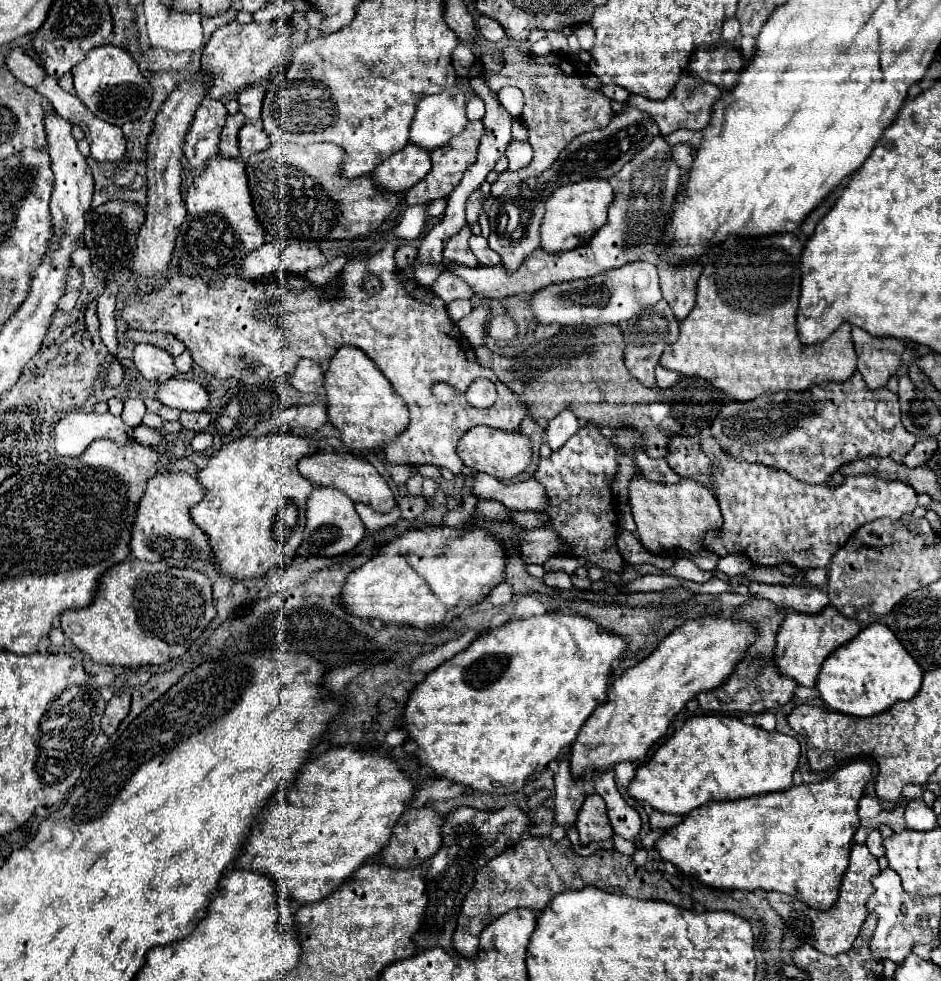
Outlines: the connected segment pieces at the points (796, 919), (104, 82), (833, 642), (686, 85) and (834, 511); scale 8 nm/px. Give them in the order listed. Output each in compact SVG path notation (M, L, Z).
M853 844L851 858L849 858L849 868L845 872L845 886L841 888L839 900L835 902L835 906L829 908L827 912L813 910L807 904L803 904L799 900L793 900L793 898L787 898L787 896L783 896L779 892L767 892L767 900L773 906L773 910L783 918L789 932L793 932L795 936L799 936L803 942L811 944L819 952L841 954L841 952L847 952L853 946L853 942L855 942L855 938L859 934L859 928L867 918L865 904L873 894L871 878L877 876L879 870L881 868L877 864L877 858L871 856L867 846L865 844Z
M101 44L93 48L85 56L83 62L73 66L71 70L73 82L75 82L75 94L81 98L81 102L101 120L123 126L127 122L139 120L149 102L151 102L151 86L145 80L145 76L139 72L137 62L119 46Z
M827 606L819 614L803 614L803 612L789 612L777 632L777 650L775 662L779 672L793 678L801 686L815 686L821 662L841 644L855 638L861 632L861 624L857 620L847 620L847 616L837 614L837 608Z
M681 76L677 86L673 88L673 92L665 98L665 100L649 100L649 98L643 98L643 96L629 96L627 104L629 106L635 106L635 108L641 108L645 114L649 114L657 124L659 124L659 130L661 134L671 134L679 128L687 128L687 130L703 130L709 122L711 122L711 116L713 116L713 106L717 104L723 96L723 92L715 86L715 84L709 84L709 82L703 82L703 80L697 80L697 78L691 78L691 76Z
M711 434L701 438L701 450L711 460L711 480L715 486L715 498L723 512L723 528L719 532L709 530L705 534L703 546L709 552L717 554L719 558L725 558L729 554L743 554L757 566L793 564L799 570L825 568L833 558L833 554L841 546L845 546L845 542L857 528L877 518L897 520L903 514L913 512L913 508L917 506L917 492L905 482L881 480L873 474L865 474L865 476L845 476L845 480L839 486L833 486L829 476L825 484L815 486L795 480L787 472L733 458L717 444L717 440L713 440Z

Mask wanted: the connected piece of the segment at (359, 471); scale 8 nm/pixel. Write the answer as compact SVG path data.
M323 452L323 454L313 454L313 456L305 456L299 462L299 472L313 482L313 486L321 486L321 488L337 488L341 492L345 492L353 502L363 502L367 506L371 506L375 512L387 514L395 508L395 496L393 490L389 488L387 480L375 470L373 464L369 464L365 458L355 456L355 454L347 454L341 456L339 452Z

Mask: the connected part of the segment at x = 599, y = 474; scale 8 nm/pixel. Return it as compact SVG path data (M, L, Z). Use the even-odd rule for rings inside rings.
M595 424L579 428L569 442L539 462L535 478L545 486L551 506L545 510L553 518L553 530L565 540L573 556L583 556L599 568L623 570L625 560L615 544L617 534L617 508L611 500L611 482L617 474L617 450L605 436L599 434ZM601 528L601 532L591 532Z

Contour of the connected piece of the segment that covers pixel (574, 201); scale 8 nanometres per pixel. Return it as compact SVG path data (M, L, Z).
M585 180L579 184L567 184L551 194L547 200L547 212L541 220L541 250L553 252L567 252L575 250L581 244L587 244L589 238L605 224L607 220L607 206L613 200L613 188L607 180Z

